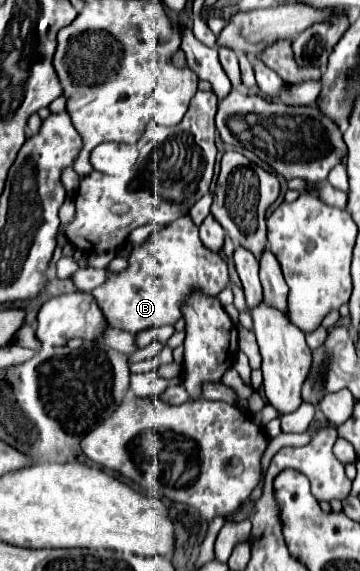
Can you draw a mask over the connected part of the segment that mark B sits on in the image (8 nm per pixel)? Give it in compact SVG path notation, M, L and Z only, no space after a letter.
M187 215L163 229L155 229L145 243L136 245L129 257L129 269L119 275L111 273L107 283L93 291L93 297L97 297L97 305L111 327L139 333L143 329L175 325L181 319L181 303L193 287L207 295L219 295L227 285L229 271L225 259L201 243L197 227Z

